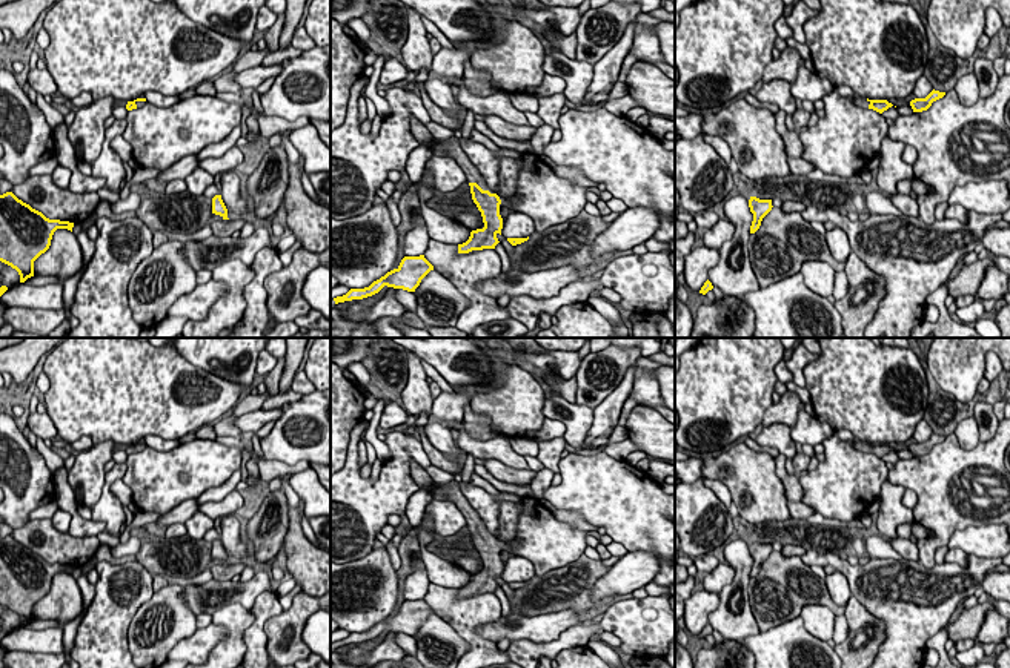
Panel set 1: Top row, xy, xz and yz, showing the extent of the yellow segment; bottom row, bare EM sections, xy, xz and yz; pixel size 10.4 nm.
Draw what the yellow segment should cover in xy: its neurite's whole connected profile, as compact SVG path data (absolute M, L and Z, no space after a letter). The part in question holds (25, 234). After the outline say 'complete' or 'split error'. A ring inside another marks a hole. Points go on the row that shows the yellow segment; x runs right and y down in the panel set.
M12 192L0 195L0 261L15 269L20 283L34 276L34 261L45 253L57 229L72 232L74 223L49 220L42 212L18 200Z; complete

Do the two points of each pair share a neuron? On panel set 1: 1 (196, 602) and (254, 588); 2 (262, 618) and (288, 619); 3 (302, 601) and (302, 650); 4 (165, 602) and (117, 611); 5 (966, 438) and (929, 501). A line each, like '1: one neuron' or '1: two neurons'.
1: one neuron
2: two neurons
3: one neuron
4: two neurons
5: two neurons

